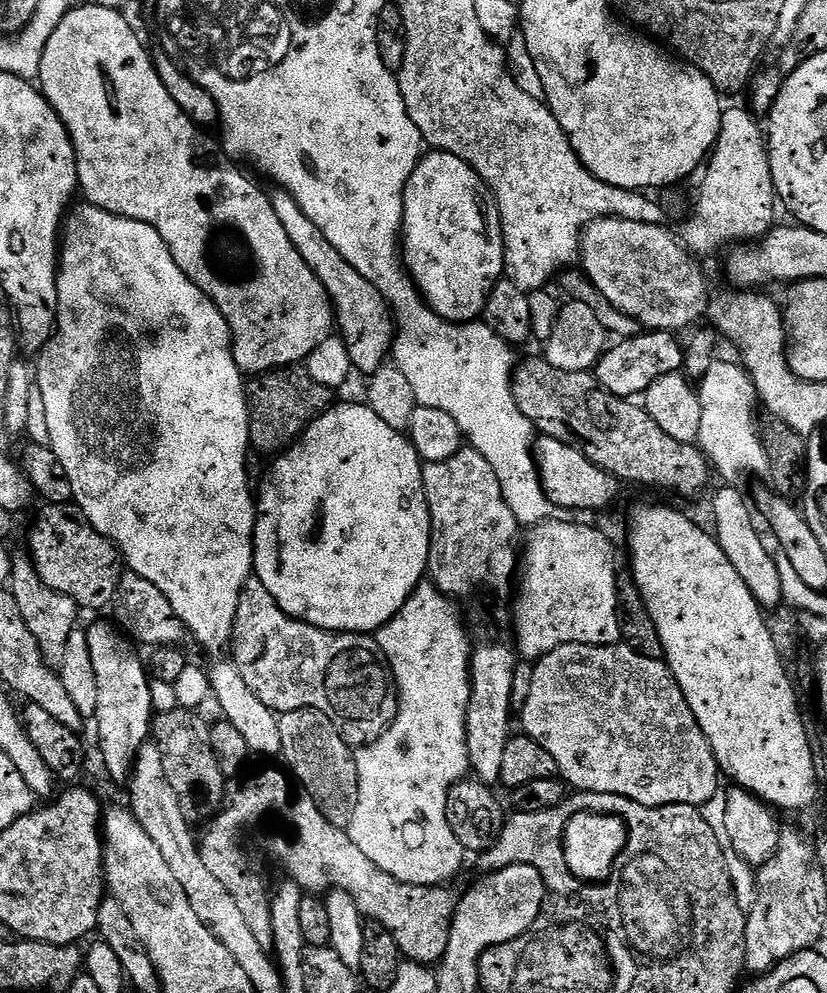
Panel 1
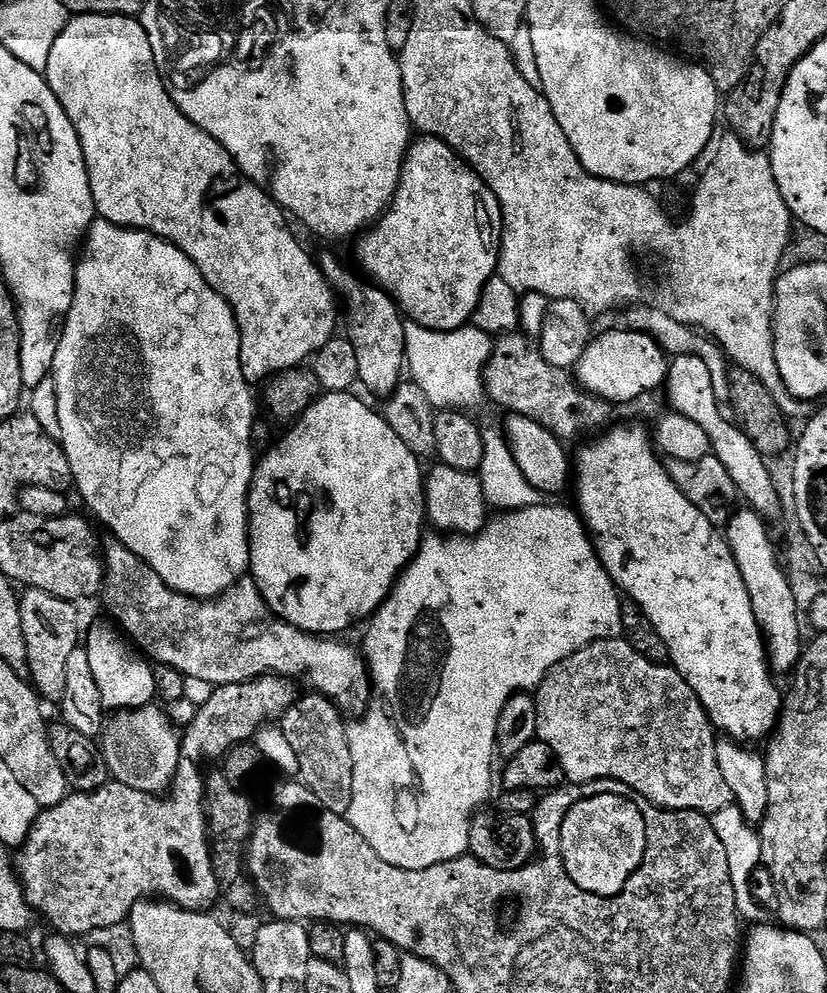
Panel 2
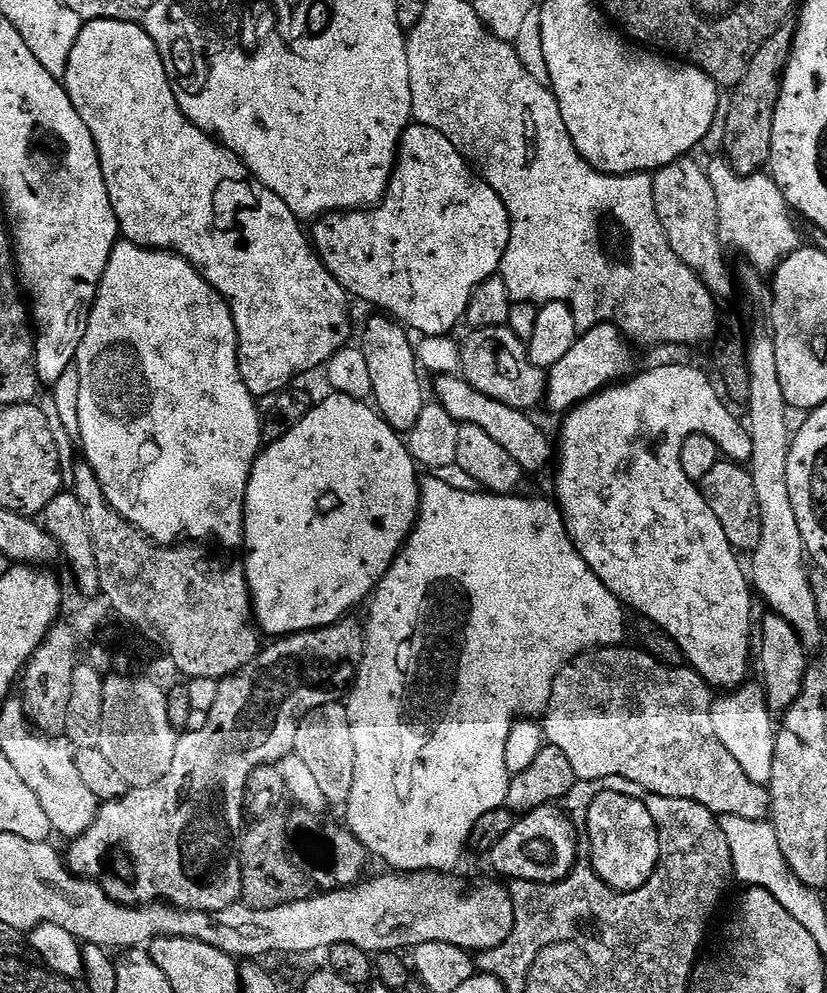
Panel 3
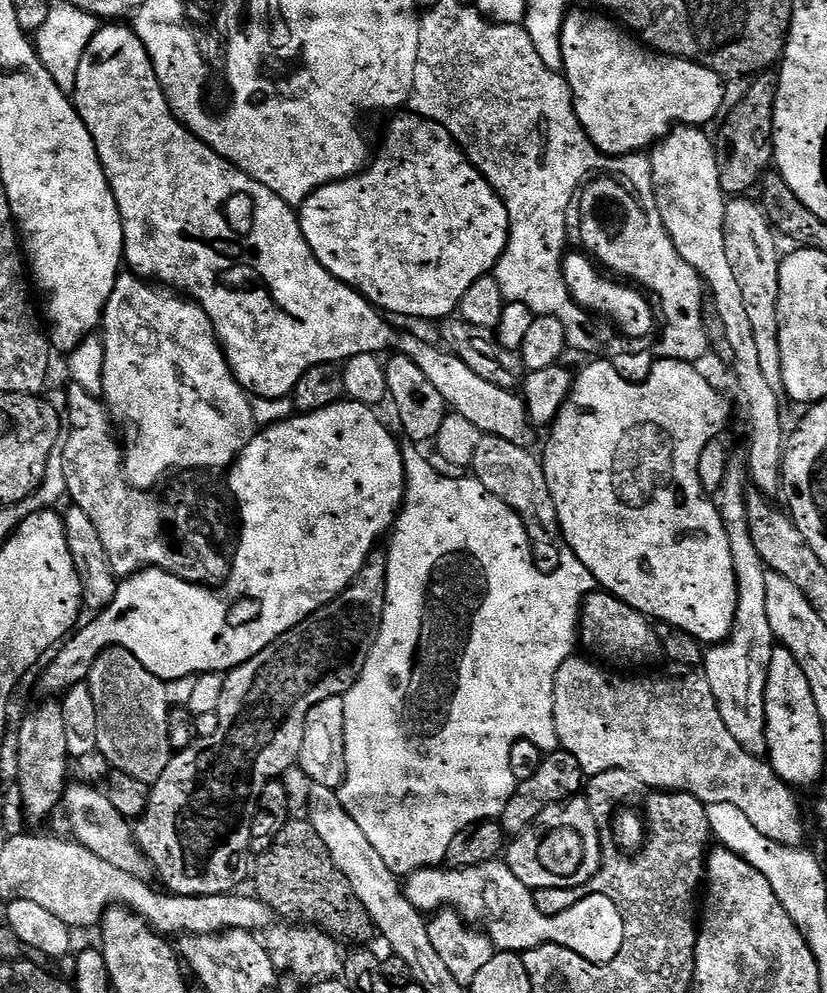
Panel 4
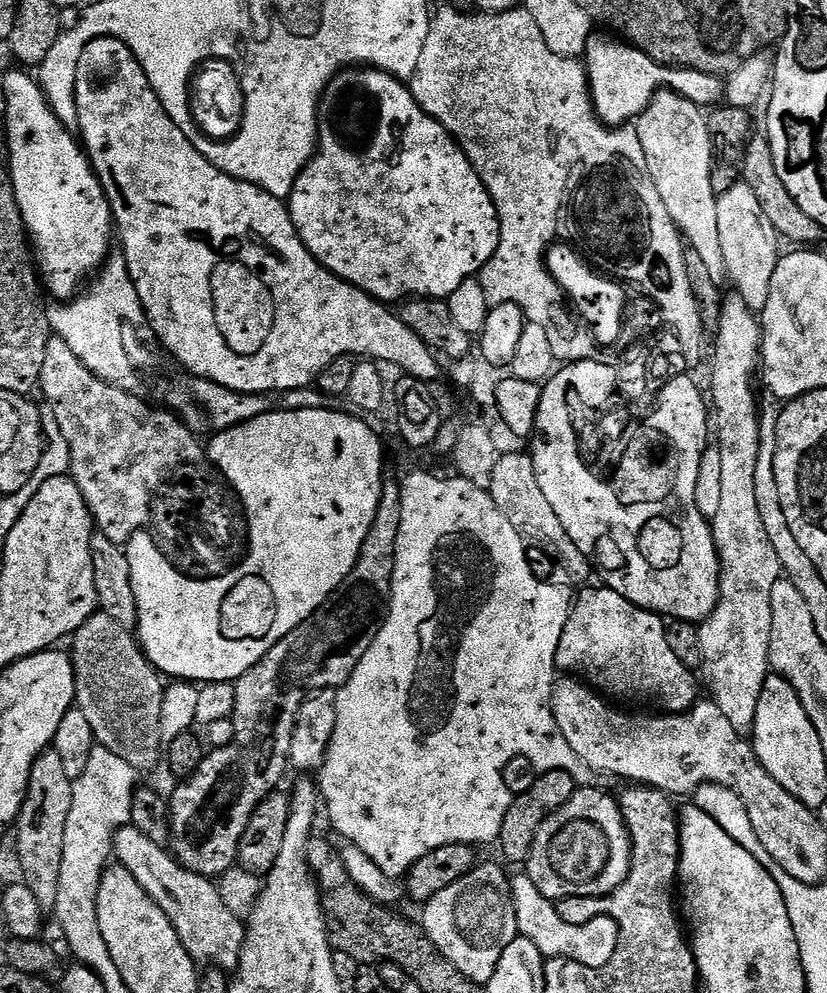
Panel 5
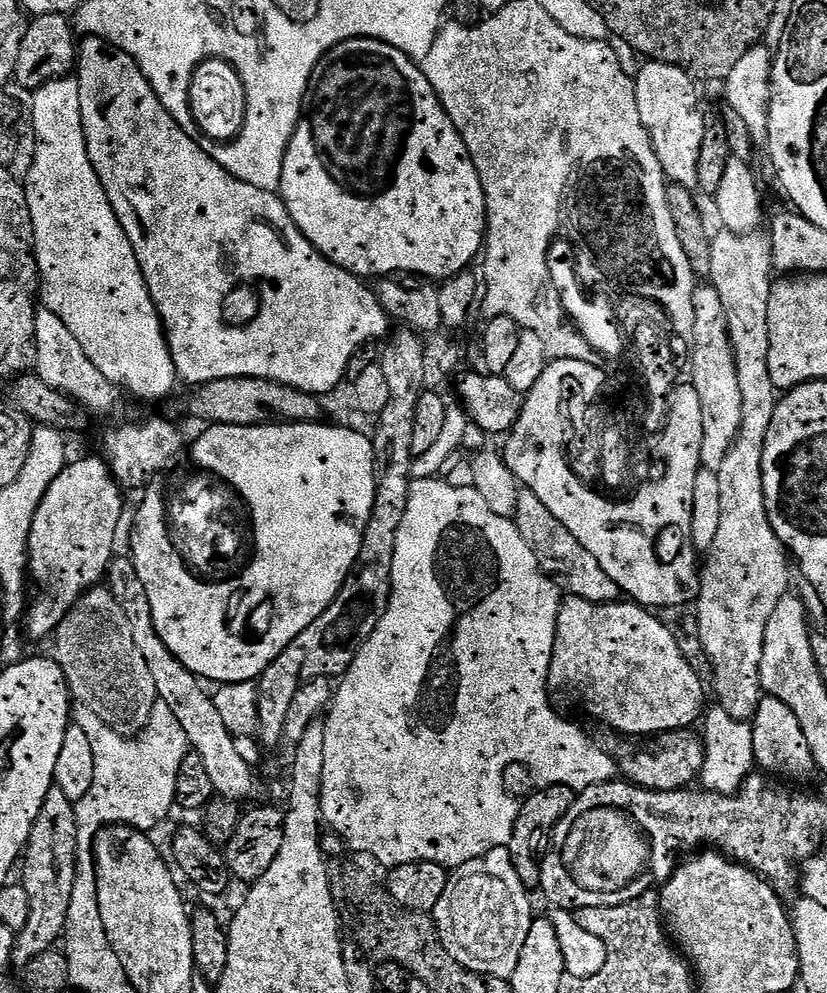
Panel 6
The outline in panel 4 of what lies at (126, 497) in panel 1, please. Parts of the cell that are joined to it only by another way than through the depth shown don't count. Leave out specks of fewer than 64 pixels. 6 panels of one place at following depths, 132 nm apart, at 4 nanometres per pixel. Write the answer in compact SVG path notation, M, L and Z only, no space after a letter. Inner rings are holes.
M121 274L116 280L114 294L110 294L110 302L106 302L103 332L102 399L113 425L122 433L124 476L132 487L155 489L171 472L231 469L245 446L248 427L252 428L254 424L250 400L232 377L228 360L212 331L212 323L195 300L185 298L167 286Z

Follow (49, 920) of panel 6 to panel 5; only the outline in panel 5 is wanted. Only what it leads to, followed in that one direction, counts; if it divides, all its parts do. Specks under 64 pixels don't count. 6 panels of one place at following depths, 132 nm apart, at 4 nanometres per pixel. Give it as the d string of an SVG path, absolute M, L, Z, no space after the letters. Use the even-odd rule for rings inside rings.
M54 750L40 755L30 770L28 792L20 807L20 818L14 825L17 852L25 874L24 884L38 898L38 906L55 909L58 902L58 878L62 874L62 846L66 834L66 821L72 809L72 779L62 767L62 757Z

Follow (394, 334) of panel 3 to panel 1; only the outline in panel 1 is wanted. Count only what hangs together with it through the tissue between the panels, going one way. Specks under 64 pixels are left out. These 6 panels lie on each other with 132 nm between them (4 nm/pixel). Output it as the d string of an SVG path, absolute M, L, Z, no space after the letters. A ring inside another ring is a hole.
M277 187L275 191L271 193L274 214L278 214L278 222L282 222L290 242L294 242L294 250L298 250L298 254L302 254L302 262L306 262L306 266L314 270L318 282L322 282L328 299L332 301L334 324L350 354L353 369L357 373L377 372L385 367L387 360L384 359L389 359L392 351L394 317L391 308L379 290L366 282L366 278L362 278L362 274L358 274L354 266L350 266L350 262L346 262L346 258L342 258L342 254L338 254L338 250L330 246L326 234L322 234L322 230L318 230L318 226L314 226L314 222L310 222L306 214L302 214L302 206L294 202L291 194L281 187Z

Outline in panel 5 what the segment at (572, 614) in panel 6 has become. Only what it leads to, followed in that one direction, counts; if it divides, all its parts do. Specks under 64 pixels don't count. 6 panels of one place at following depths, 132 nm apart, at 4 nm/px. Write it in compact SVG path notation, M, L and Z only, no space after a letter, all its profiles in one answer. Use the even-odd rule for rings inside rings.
M581 587L575 593L558 642L557 669L587 682L608 698L621 696L640 704L660 700L665 713L688 711L698 700L695 675L670 650L665 621L657 613L634 606L613 588L592 587Z

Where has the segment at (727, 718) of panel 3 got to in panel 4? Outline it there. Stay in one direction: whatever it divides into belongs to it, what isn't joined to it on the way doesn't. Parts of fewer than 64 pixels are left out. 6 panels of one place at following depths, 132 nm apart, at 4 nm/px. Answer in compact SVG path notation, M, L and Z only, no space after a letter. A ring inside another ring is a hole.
M729 459L726 478L722 478L720 491L715 493L714 503L720 509L720 517L724 519L724 525L730 538L730 554L734 558L734 574L736 575L736 585L738 586L738 602L736 603L736 613L730 634L721 644L711 645L705 651L702 661L702 674L710 682L710 690L716 699L718 714L722 714L722 722L726 722L726 730L746 750L746 754L761 758L768 755L768 743L766 742L766 678L770 670L770 654L774 647L774 637L770 630L770 618L766 618L766 586L765 586L765 566L762 558L758 558L758 552L754 550L754 542L750 539L748 530L748 519L746 518L746 506L744 497L749 491L750 481L748 470L743 459Z

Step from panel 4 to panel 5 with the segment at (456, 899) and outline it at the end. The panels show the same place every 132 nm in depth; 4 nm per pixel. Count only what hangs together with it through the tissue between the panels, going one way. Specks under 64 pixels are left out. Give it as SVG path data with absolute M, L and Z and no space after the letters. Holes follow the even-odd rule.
M527 874L513 875L511 881L512 901L516 921L520 927L519 935L534 942L534 946L538 946L538 950L545 958L561 956L591 968L606 966L610 958L614 958L616 947L620 944L620 927L616 920L612 920L609 916L599 916L583 922L563 920L558 914L556 904L540 893L538 886L534 886L534 882Z

